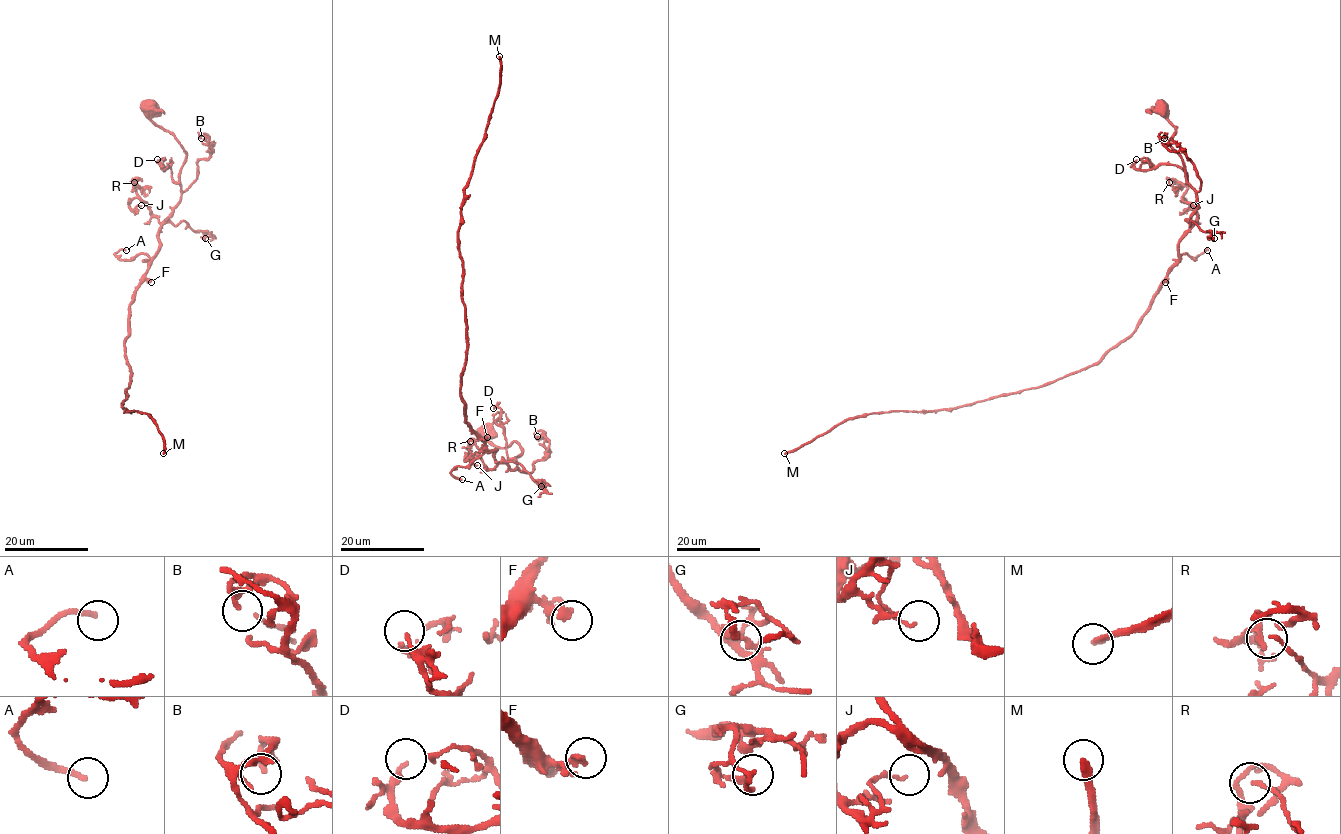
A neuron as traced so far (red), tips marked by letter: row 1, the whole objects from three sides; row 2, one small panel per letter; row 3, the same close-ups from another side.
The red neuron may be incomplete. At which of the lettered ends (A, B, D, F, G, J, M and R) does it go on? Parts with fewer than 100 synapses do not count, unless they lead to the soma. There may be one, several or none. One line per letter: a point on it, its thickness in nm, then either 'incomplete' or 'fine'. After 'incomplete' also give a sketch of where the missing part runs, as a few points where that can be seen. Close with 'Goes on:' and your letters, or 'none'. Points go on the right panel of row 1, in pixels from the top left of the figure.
A: (1207, 250) | 200 nm | fine
B: (1164, 138) | 140 nm | fine
D: (1136, 159) | 160 nm | fine
F: (1165, 282) | 160 nm | fine
G: (1214, 238) | 200 nm | fine
J: (1193, 205) | 80 nm | fine
M: (784, 453) | 240 nm | incomplete
R: (1169, 182) | 80 nm | fine
Goes on: M

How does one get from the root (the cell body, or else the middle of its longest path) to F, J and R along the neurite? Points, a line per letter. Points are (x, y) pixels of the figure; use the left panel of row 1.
F: (149, 107), (151, 118), (186, 154), (180, 202), (161, 226), (159, 250), (144, 277), (151, 282)
J: (149, 107), (186, 157), (173, 213), (161, 224), (144, 202), (129, 203), (141, 205)
R: (149, 107), (151, 118), (186, 154), (180, 202), (161, 224), (134, 187), (143, 188), (134, 182)

